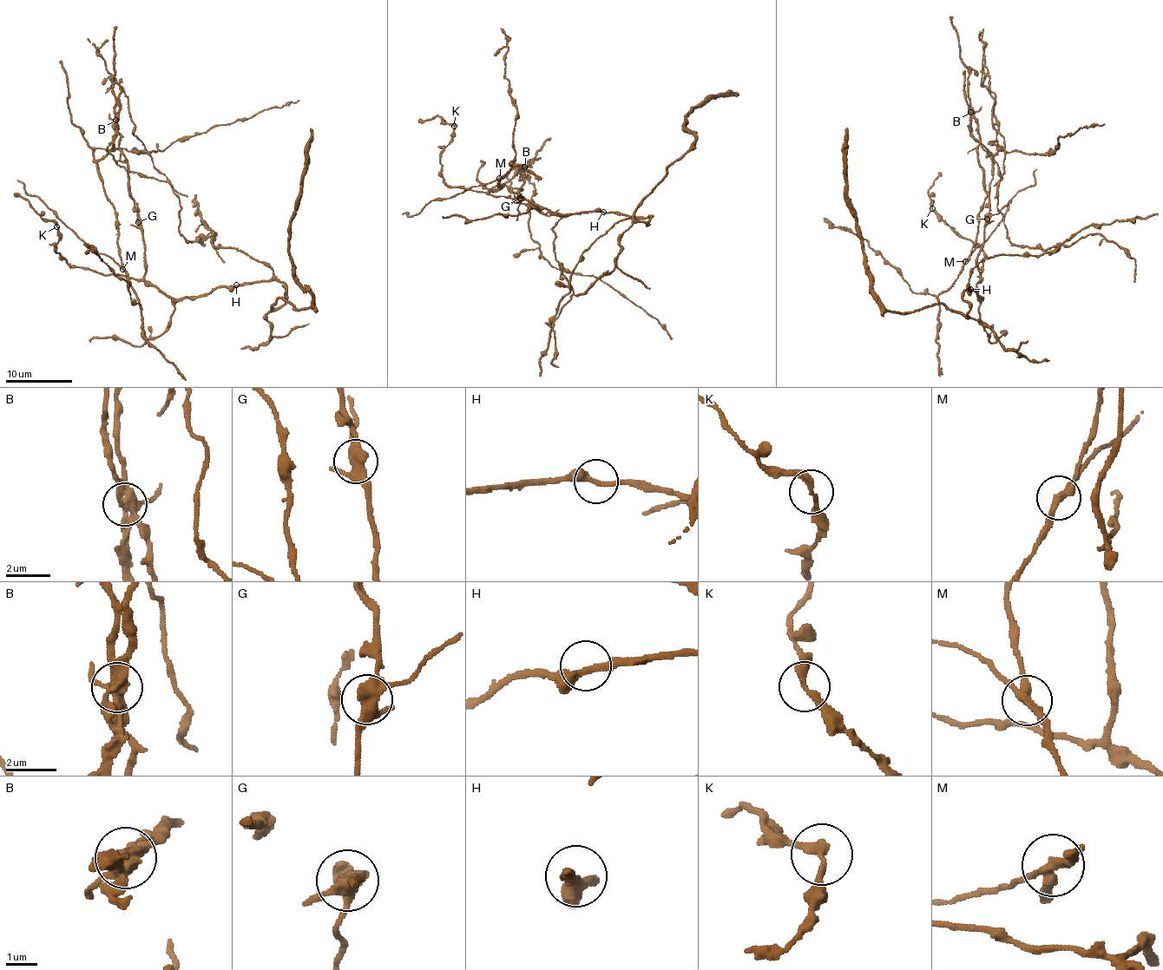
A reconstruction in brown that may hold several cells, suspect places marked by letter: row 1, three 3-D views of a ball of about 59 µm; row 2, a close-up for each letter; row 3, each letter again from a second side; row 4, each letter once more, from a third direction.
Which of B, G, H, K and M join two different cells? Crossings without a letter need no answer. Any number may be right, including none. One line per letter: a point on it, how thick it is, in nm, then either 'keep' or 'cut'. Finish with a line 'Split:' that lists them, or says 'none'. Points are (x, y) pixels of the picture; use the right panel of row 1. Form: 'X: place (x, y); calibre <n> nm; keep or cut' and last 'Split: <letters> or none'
B: place (970, 112); calibre 400 nm; cut
G: place (987, 219); calibre 480 nm; keep
H: place (970, 289); calibre 300 nm; keep
K: place (932, 208); calibre 260 nm; keep
M: place (965, 261); calibre 280 nm; cut
Split: B, M

